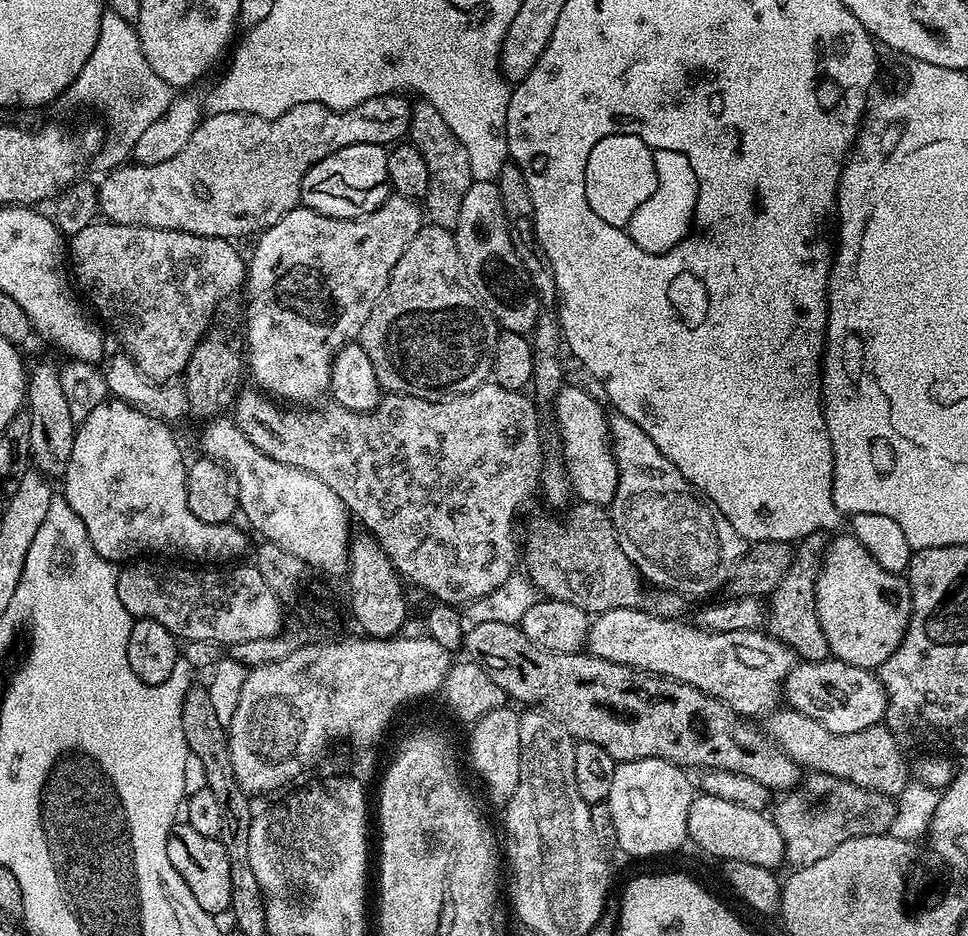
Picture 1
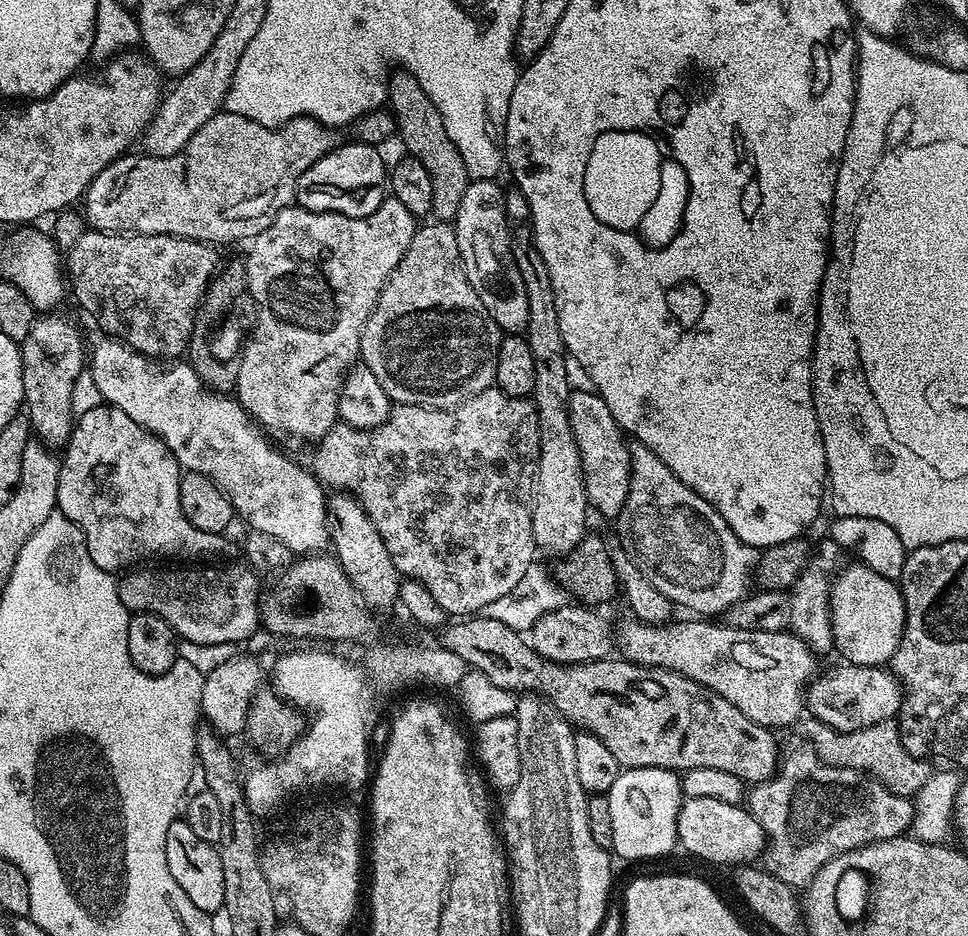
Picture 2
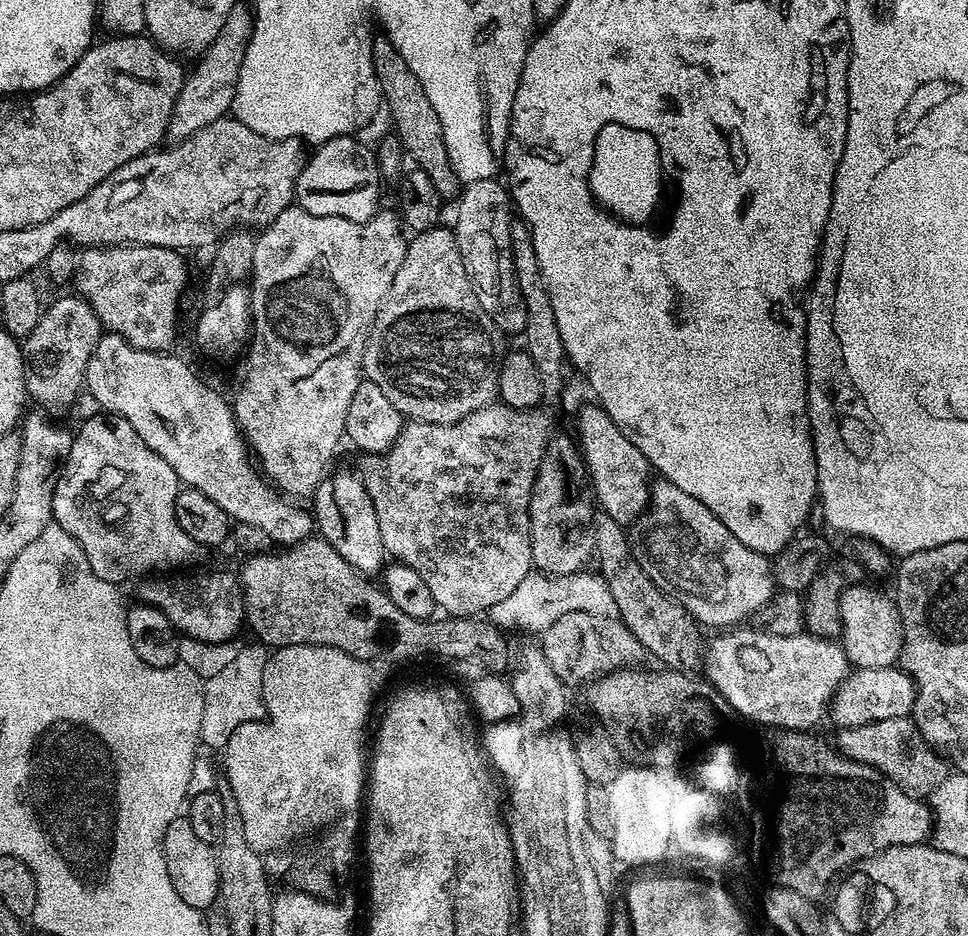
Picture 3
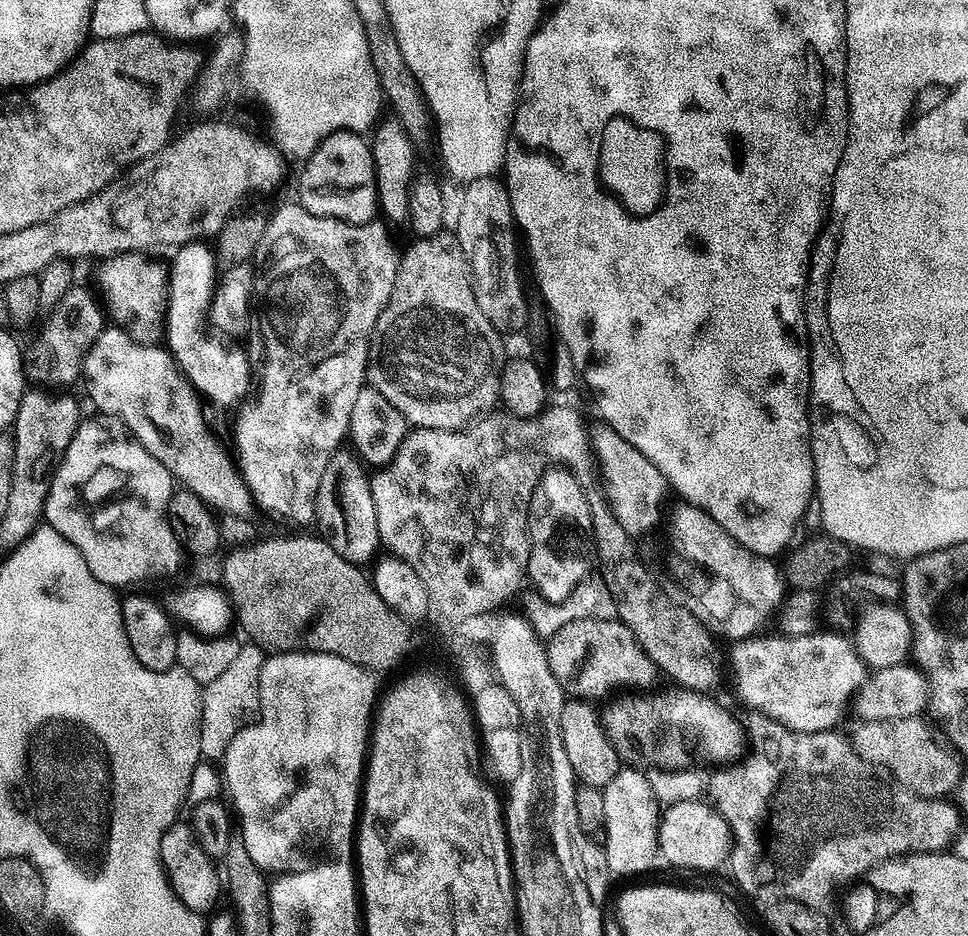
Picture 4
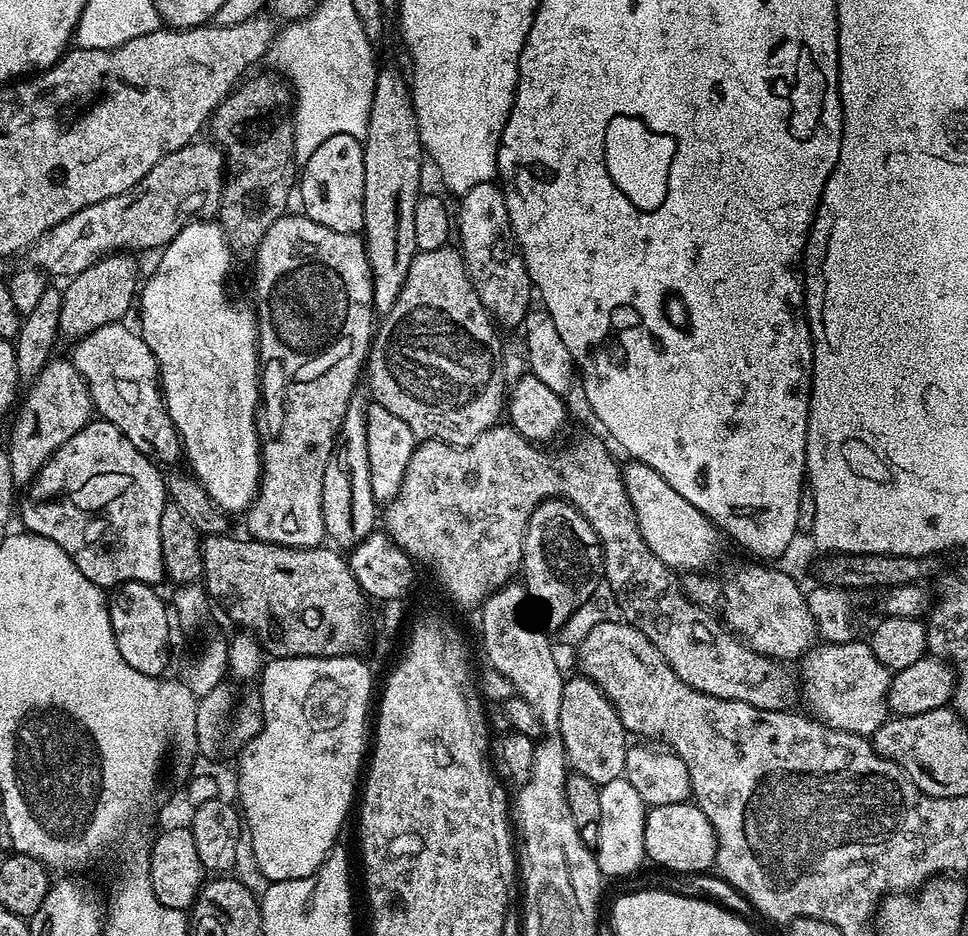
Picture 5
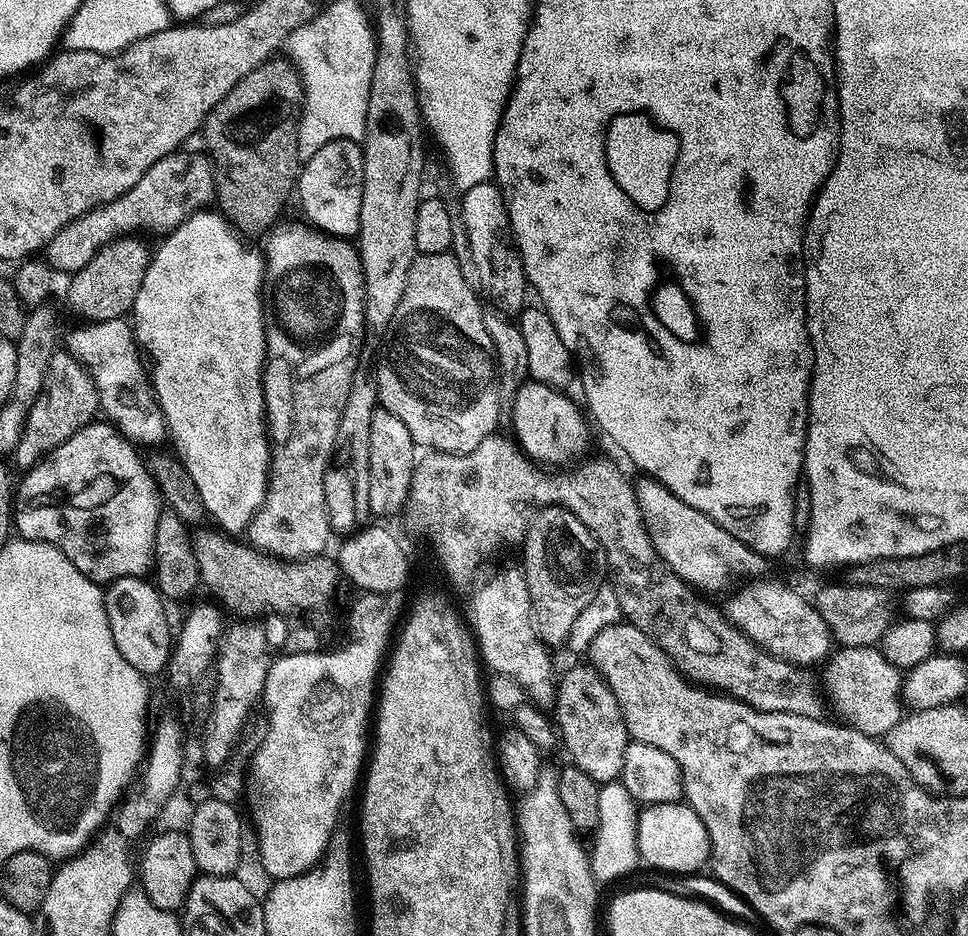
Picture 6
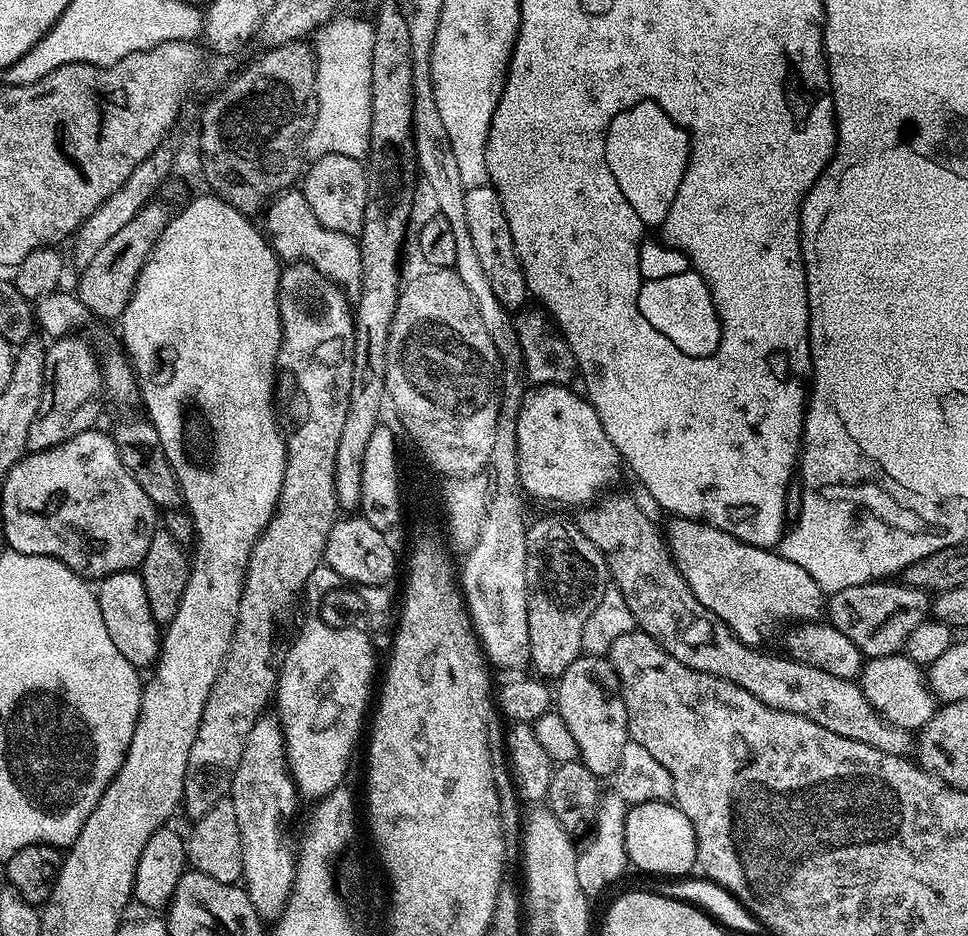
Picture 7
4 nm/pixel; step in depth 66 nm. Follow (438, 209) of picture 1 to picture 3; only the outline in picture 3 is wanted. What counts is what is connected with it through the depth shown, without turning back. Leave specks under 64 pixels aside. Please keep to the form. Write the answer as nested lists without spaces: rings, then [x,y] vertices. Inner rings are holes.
[[[383,34],[373,39],[372,65],[380,79],[380,95],[386,105],[386,112],[388,108],[392,115],[392,124],[396,127],[395,135],[411,163],[423,170],[430,182],[434,182],[434,190],[438,190],[440,197],[455,197],[461,191],[462,185],[456,177],[454,166],[450,166],[450,154],[446,154],[446,142],[442,138],[442,122],[438,122],[438,114],[434,114],[434,106],[430,106],[426,90],[422,90],[422,82],[418,82],[414,70],[406,66],[406,58],[398,54],[396,47]]]

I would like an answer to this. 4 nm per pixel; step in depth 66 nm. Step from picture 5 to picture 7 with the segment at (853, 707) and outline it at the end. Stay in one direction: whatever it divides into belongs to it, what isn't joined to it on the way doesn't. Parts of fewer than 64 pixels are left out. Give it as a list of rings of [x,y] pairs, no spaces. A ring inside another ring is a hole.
[[[907,654],[871,657],[863,665],[858,683],[864,691],[864,697],[879,716],[889,724],[905,730],[922,728],[938,707],[937,701],[928,690],[921,665],[915,664]]]

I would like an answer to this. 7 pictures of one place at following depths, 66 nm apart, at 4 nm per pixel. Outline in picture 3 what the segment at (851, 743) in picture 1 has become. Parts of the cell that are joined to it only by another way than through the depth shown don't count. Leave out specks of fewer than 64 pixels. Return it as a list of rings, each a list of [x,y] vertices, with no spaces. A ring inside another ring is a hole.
[[[908,716],[898,718],[882,718],[882,722],[870,722],[866,726],[857,728],[840,728],[837,731],[834,744],[845,756],[856,760],[858,764],[865,764],[874,770],[878,770],[883,776],[889,776],[900,789],[910,796],[917,798],[928,798],[936,786],[941,785],[950,773],[950,765],[935,748],[918,739],[915,723]]]

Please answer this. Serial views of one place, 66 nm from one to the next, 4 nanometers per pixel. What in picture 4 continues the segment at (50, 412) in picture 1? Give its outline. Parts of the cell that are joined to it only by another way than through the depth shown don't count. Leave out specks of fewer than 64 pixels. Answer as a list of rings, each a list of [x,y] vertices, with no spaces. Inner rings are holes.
[[[73,286],[66,290],[62,300],[54,306],[47,317],[44,333],[41,334],[32,357],[30,355],[27,357],[26,376],[29,381],[46,386],[62,386],[81,379],[84,355],[106,327],[106,312],[101,301],[97,300],[92,297],[92,292],[88,288]]]

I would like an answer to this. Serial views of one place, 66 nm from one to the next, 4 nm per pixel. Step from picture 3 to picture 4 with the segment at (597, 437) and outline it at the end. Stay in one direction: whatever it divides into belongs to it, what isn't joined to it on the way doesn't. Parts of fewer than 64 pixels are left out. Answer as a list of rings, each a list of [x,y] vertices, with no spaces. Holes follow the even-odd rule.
[[[607,426],[599,427],[593,427],[590,435],[602,482],[604,480],[608,486],[606,499],[611,504],[618,522],[622,522],[626,534],[633,538],[641,538],[640,536],[654,531],[660,524],[660,515],[664,512],[664,499],[670,496],[668,480],[662,474],[662,470],[658,470],[658,466],[654,466],[654,462],[650,462],[650,458],[646,458],[642,450],[630,446],[630,442],[622,438],[622,434]]]

